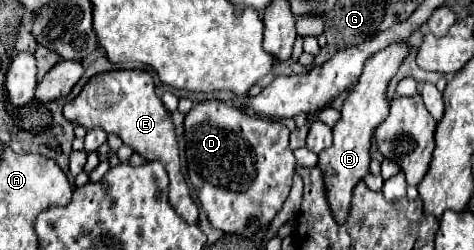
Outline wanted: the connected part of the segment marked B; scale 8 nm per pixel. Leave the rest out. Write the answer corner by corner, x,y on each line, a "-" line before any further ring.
394,41
386,49
374,53
372,57
366,59
364,71
354,85
352,93
344,101
342,107
342,117
334,125
334,143
330,149
324,149
318,157
318,167
324,173
326,181
326,191
330,197
330,207
334,209
334,217
338,221
346,219
348,207
350,207
350,197
352,197
352,187
370,173
370,141
374,129
388,117
390,113
390,101
386,97
386,89
394,73
400,69
400,63
408,57
410,45
408,41

